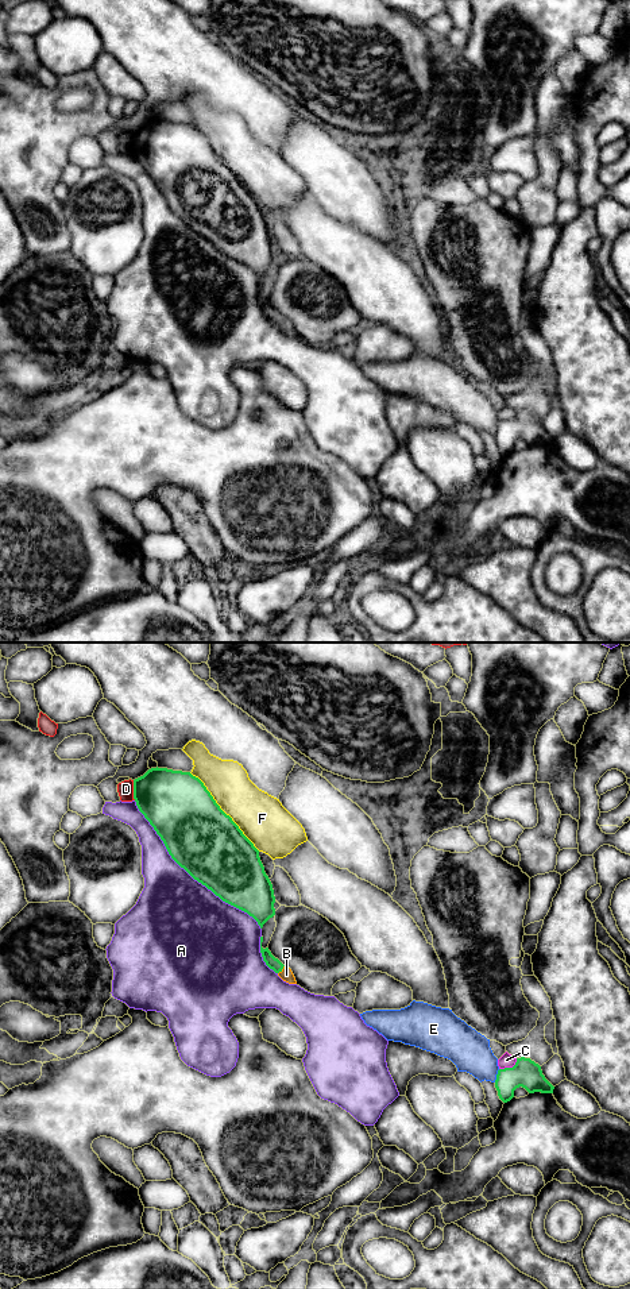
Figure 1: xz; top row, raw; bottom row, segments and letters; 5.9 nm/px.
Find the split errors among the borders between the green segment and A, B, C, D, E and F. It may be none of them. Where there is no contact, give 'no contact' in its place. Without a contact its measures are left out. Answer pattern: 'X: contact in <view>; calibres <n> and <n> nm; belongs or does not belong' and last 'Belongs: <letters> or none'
A: contact in xz; calibres 420 and 460 nm; does not belong
B: contact in xz; calibres 70 and 80 nm; belongs
C: contact in xz; calibres 170 and 80 nm; does not belong
D: contact in xz; calibres 380 and 100 nm; does not belong
E: contact in xz; calibres 170 and 240 nm; does not belong
F: contact in xz; calibres 420 and 280 nm; does not belong
Belongs: B

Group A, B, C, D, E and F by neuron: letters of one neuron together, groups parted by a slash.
A / B / C / D / E / F

